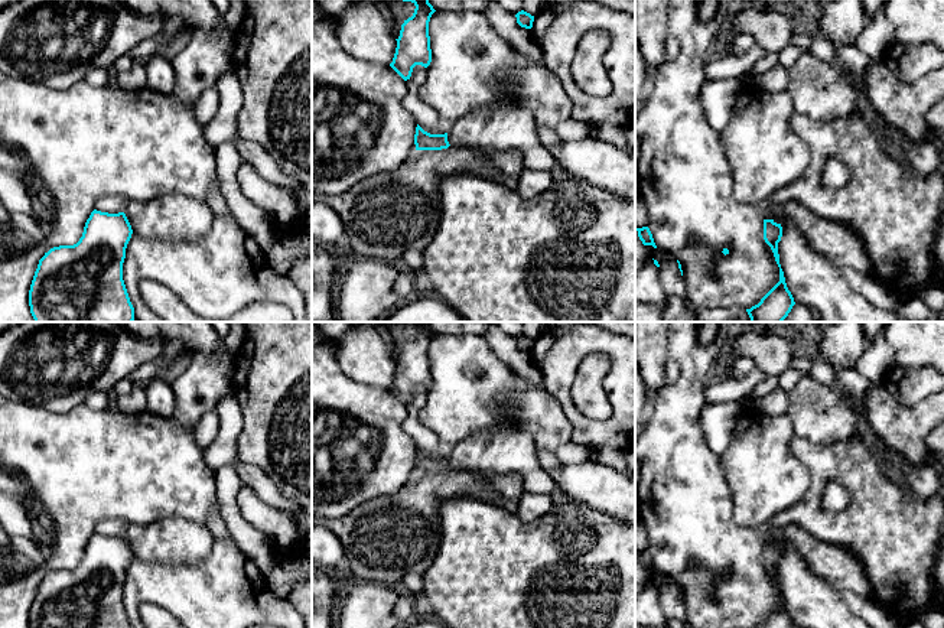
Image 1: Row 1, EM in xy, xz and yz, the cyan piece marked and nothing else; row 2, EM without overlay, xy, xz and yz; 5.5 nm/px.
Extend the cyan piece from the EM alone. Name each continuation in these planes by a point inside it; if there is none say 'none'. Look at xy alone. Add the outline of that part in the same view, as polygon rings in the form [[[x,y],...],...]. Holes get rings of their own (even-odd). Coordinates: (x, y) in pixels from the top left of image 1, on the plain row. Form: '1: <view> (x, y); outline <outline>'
1: xy (179, 542); outline [[[167,517],[153,524],[128,524],[124,534],[133,556],[149,563],[201,566],[214,546],[206,524]]]

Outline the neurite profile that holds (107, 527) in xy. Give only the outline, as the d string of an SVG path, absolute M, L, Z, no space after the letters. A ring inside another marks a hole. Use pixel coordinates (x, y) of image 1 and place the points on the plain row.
M102 520L100 521L94 533L108 537L118 537L126 534L127 523L123 520Z

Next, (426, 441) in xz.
M416 388L411 400L406 404L406 419L403 429L414 440L416 446L430 458L447 456L447 448L440 443L440 439L427 429L420 420L420 411L426 404L426 391Z

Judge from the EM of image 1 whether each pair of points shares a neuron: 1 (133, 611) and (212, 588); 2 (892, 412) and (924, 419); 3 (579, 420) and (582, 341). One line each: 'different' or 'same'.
1: same
2: same
3: same

